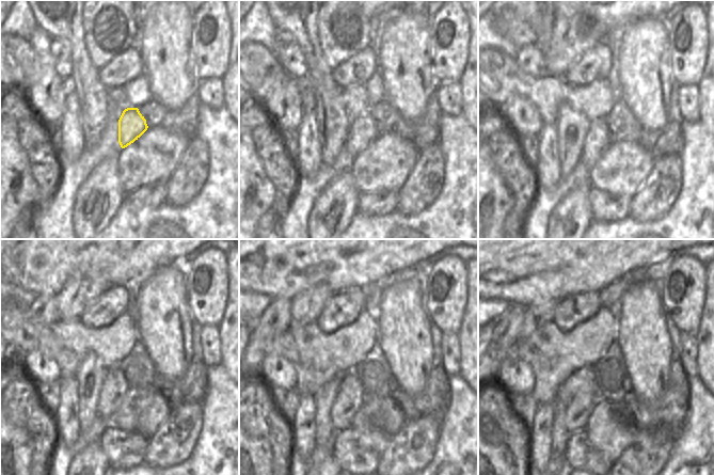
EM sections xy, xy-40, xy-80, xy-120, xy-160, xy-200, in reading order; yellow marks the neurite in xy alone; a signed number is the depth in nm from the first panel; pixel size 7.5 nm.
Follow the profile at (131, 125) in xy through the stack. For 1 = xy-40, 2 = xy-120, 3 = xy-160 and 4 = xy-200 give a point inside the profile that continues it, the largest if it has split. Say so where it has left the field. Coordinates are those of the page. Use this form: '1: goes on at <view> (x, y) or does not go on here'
1: goes on at xy-40 (363, 131)
2: goes on at xy-120 (114, 388)
3: goes on at xy-160 (349, 399)
4: goes on at xy-200 (576, 415)

